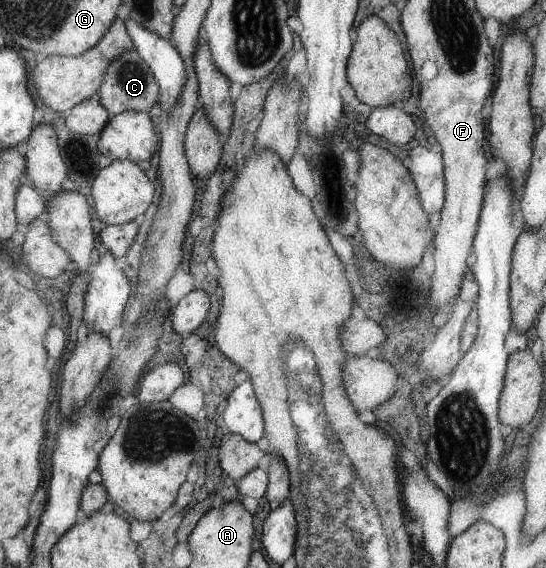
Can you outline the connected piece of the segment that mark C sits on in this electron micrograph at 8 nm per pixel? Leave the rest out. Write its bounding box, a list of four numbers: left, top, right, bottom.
[96,49,160,117]

